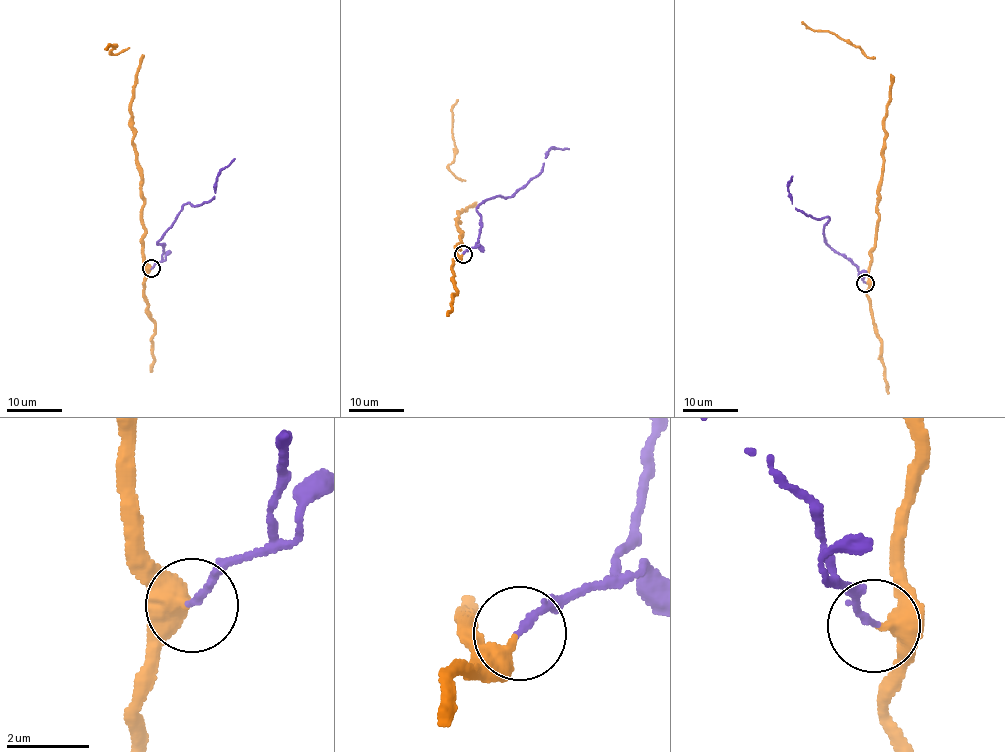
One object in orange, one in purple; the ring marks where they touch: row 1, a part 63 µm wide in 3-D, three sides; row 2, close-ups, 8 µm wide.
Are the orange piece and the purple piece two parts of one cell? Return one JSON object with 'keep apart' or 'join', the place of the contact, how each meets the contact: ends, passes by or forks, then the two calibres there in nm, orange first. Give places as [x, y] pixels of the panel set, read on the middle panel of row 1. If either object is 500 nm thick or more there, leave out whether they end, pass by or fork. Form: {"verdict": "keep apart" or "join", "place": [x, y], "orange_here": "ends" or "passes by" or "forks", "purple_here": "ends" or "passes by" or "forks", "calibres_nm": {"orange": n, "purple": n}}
{"verdict": "join", "place": [463, 254], "orange_here": "passes by", "purple_here": "ends", "calibres_nm": {"orange": 280, "purple": 170}}

